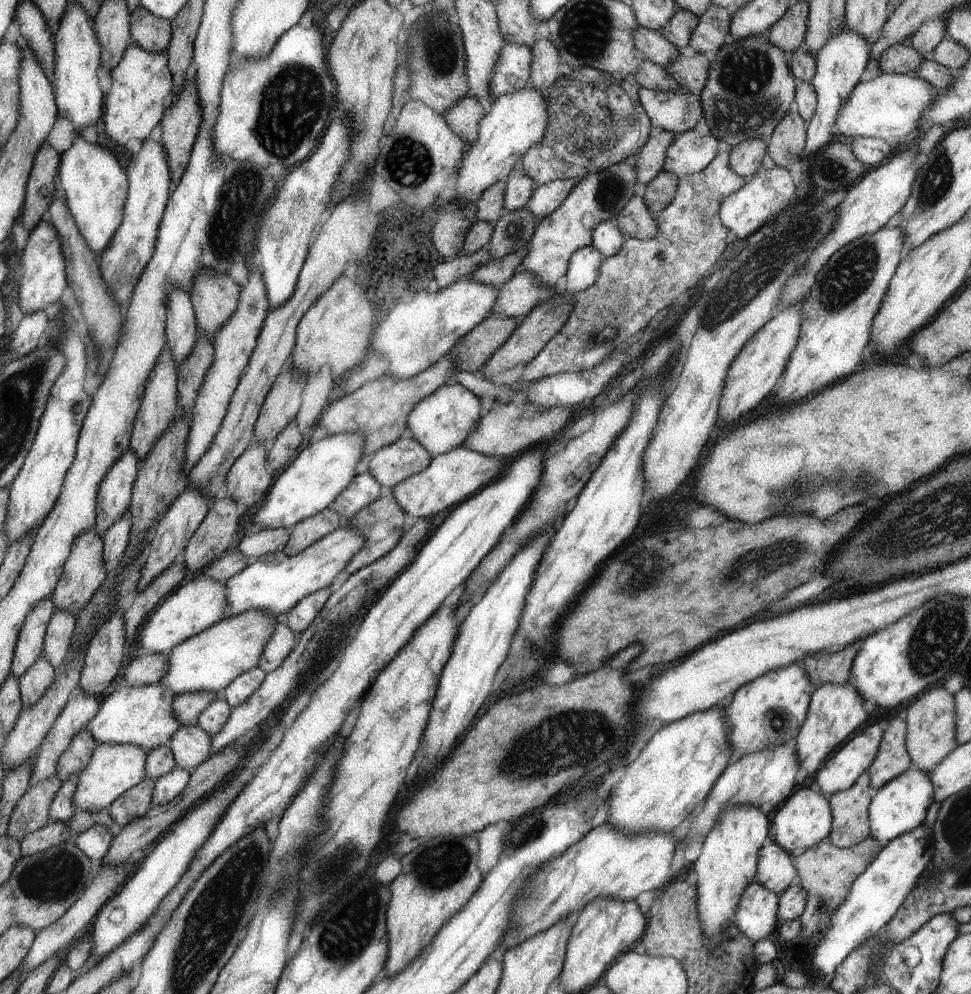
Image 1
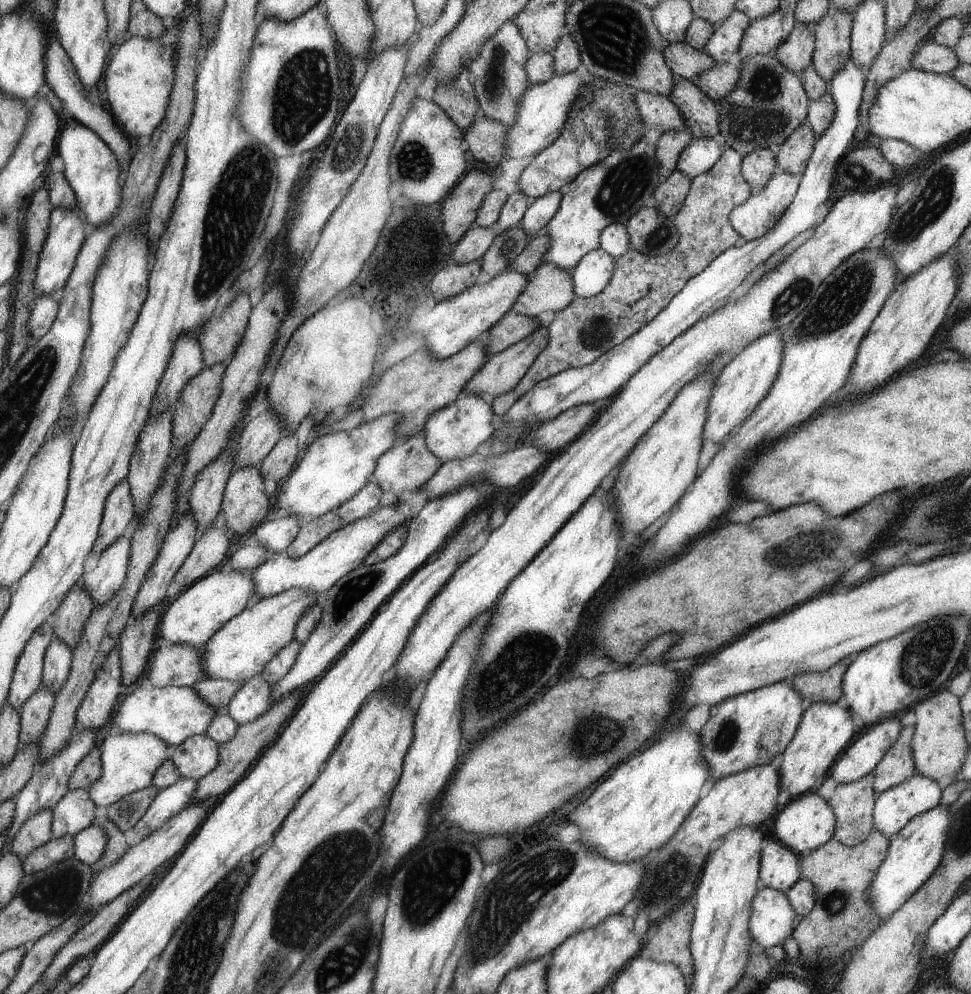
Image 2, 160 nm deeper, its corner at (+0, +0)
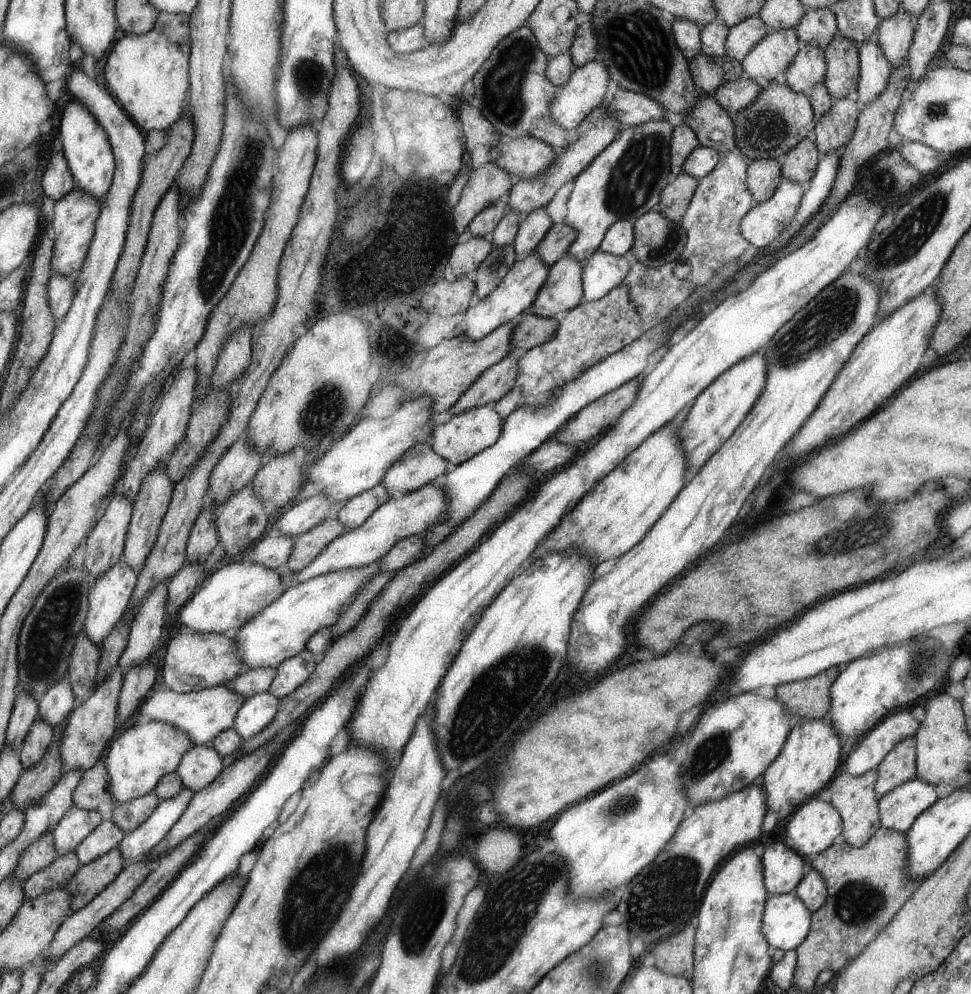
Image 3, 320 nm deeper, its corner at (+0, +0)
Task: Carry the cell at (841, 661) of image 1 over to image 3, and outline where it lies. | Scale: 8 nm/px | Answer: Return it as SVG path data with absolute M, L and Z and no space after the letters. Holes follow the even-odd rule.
M837 667L829 668L819 675L781 684L775 688L774 698L790 709L794 719L824 719L831 708L831 686L839 672Z

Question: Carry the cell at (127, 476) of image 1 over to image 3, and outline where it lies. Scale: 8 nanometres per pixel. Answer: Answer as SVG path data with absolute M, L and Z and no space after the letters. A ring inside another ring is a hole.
M114 494L106 502L102 514L86 538L83 565L90 576L97 579L110 567L122 562L132 511L133 506L125 496Z

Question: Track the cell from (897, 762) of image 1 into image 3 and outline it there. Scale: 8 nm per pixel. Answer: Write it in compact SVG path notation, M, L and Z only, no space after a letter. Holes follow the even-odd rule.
M914 737L901 740L875 768L877 779L874 788L879 796L887 795L897 786L917 778L916 745Z

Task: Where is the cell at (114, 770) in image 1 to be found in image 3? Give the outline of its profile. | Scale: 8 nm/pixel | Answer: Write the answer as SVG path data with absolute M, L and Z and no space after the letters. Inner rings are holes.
M140 718L139 721L124 730L108 747L108 756L104 756L111 781L109 791L119 803L126 803L132 799L147 795L155 790L164 775L178 771L187 752L196 744L191 736L177 726Z

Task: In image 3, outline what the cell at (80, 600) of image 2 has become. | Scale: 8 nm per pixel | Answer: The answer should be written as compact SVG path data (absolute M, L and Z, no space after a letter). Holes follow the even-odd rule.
M82 632L76 637L72 649L68 682L76 696L78 704L85 703L94 694L99 684L99 662L101 650L88 640Z

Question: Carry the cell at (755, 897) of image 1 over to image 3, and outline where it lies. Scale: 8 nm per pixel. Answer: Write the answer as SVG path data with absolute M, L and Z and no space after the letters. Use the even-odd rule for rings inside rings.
M795 891L767 896L763 912L763 932L768 942L778 950L798 948L811 932L814 914Z

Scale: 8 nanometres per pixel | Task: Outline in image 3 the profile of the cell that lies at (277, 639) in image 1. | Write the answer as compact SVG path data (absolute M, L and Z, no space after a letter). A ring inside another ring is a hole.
M307 648L291 659L286 659L277 668L275 679L270 685L269 692L277 698L290 695L298 687L307 683L314 675L319 659Z

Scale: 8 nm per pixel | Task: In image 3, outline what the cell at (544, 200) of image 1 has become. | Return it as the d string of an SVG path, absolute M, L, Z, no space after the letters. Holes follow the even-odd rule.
M545 208L536 209L522 217L513 244L518 256L526 256L536 250L552 225L552 219L546 213Z

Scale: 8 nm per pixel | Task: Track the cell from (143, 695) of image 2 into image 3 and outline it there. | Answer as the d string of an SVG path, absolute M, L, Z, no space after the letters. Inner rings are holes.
M230 685L215 686L191 693L177 693L167 688L158 690L143 700L139 712L142 718L150 718L181 728L191 736L196 745L210 746L221 732L234 727L236 715L247 698Z

